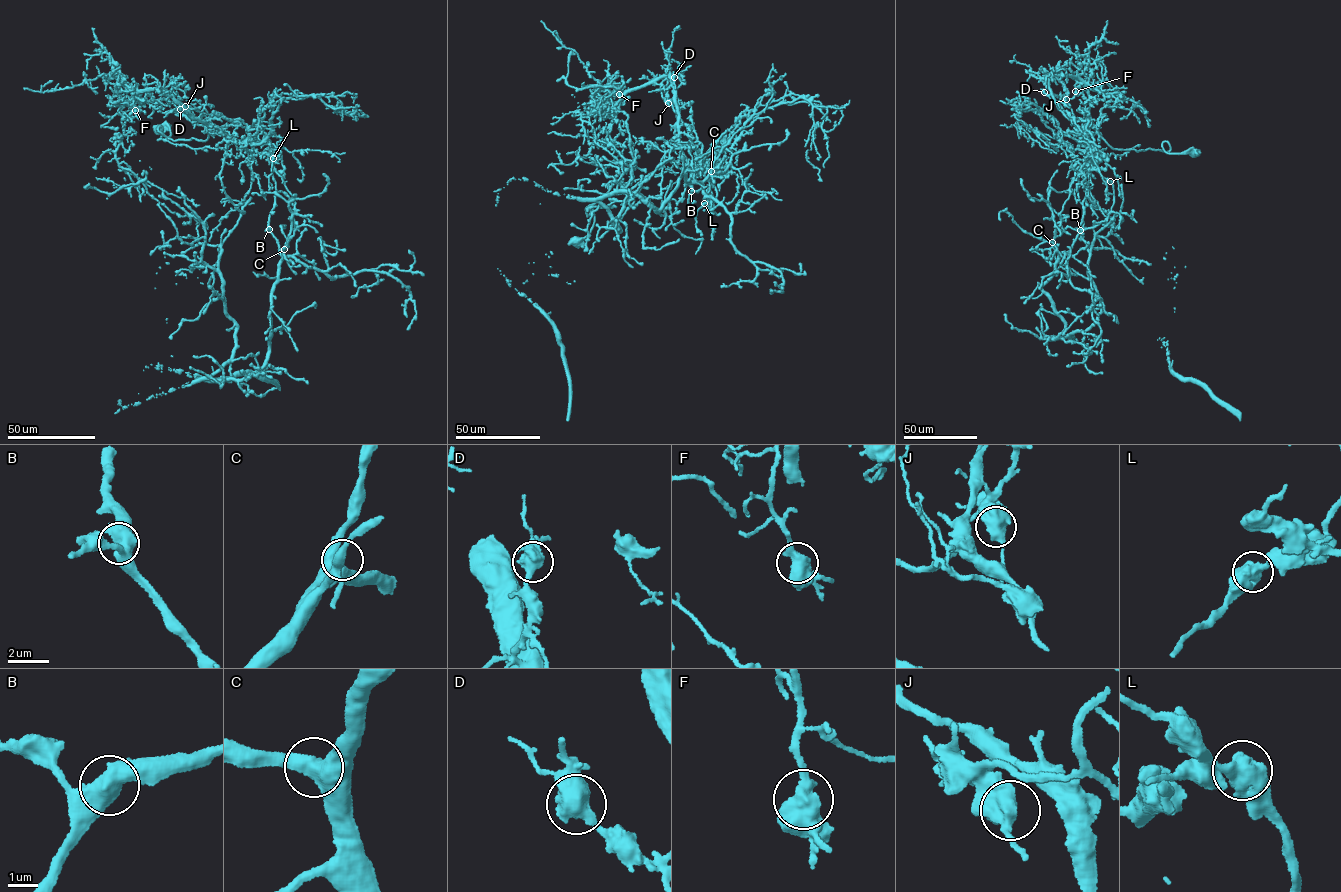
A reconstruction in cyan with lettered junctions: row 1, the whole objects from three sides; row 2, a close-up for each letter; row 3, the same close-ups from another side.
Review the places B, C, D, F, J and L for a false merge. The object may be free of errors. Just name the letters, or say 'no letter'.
L

